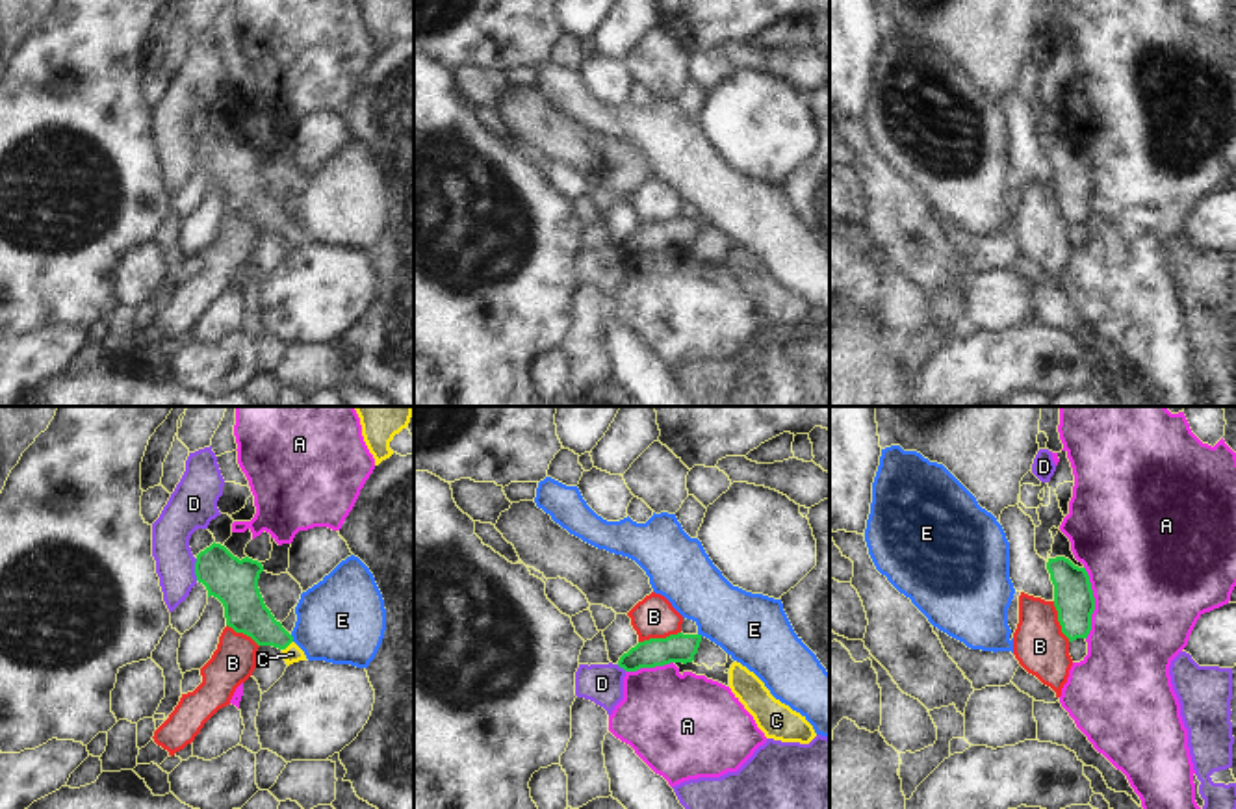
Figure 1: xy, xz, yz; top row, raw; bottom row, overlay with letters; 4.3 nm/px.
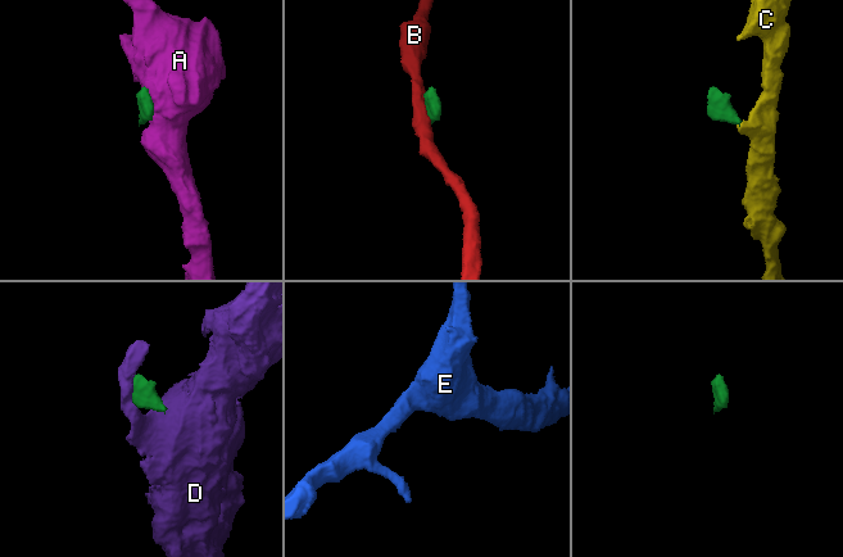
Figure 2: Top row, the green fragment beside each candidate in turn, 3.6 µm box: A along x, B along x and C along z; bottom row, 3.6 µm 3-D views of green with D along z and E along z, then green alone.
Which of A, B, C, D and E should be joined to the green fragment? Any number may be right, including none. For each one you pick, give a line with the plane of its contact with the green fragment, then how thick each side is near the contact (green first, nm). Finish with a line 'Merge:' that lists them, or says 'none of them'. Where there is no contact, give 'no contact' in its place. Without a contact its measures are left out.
C: xy | 180/80 nm
Merge: C

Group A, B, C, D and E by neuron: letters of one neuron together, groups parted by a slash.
A / B / C / D / E

